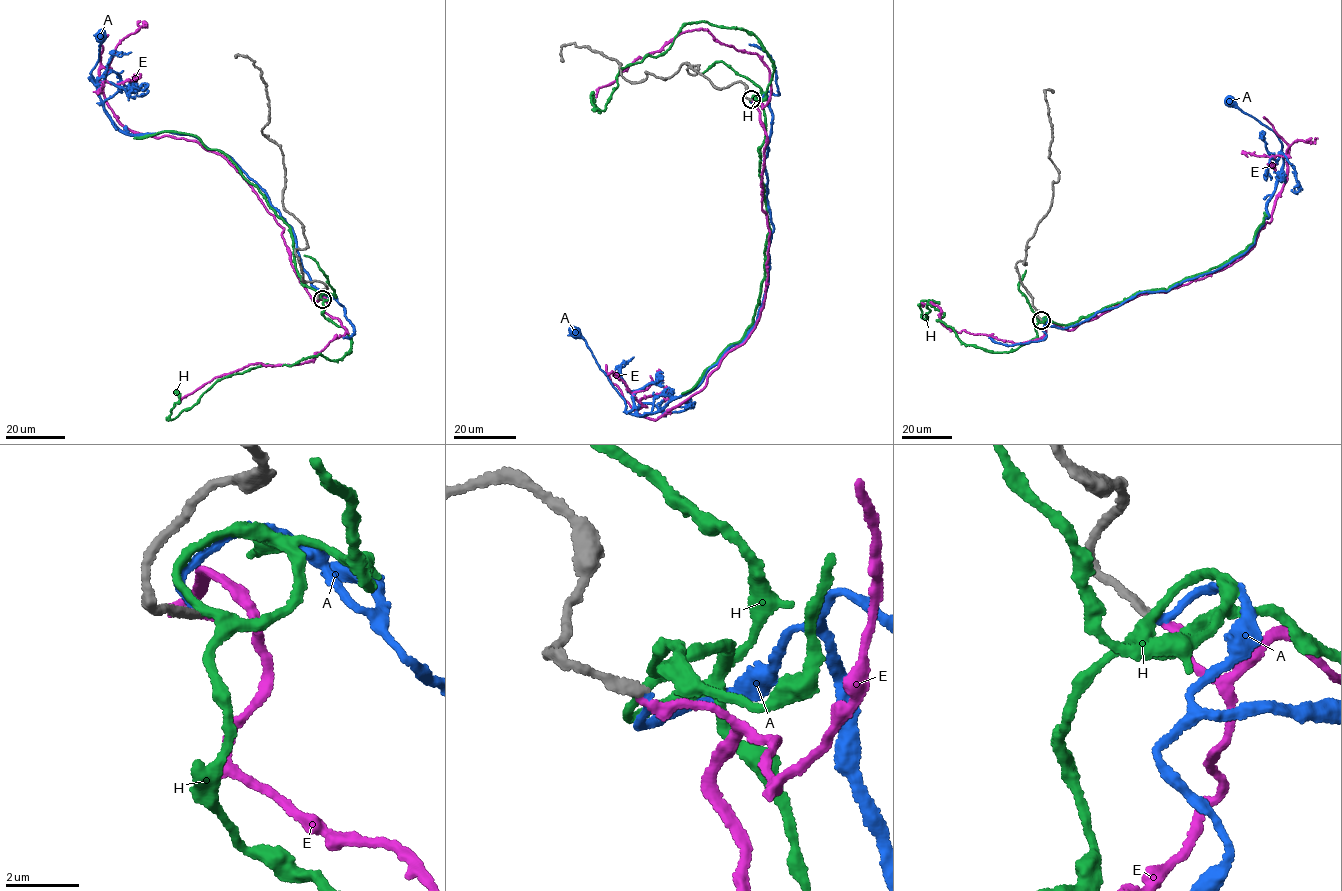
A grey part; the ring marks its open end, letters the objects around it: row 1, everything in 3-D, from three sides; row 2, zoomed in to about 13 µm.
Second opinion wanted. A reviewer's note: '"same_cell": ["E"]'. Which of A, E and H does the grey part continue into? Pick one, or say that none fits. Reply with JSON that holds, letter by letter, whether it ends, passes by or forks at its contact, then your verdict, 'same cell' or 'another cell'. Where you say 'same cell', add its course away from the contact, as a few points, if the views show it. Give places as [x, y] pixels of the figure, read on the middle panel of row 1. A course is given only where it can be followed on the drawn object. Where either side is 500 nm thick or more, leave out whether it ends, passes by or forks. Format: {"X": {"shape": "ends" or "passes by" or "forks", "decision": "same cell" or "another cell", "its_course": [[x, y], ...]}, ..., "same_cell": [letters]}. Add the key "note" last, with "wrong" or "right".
{"A": {"shape": "ends", "decision": "same cell", "its_course": [[751, 100], [767, 95], [772, 118], [773, 232], [755, 325], [696, 387], [640, 416], [624, 410], [576, 331]]}, "E": {"shape": "ends", "decision": "another cell"}, "H": {"shape": "forks", "decision": "another cell"}, "same_cell": ["A"], "note": "wrong"}

